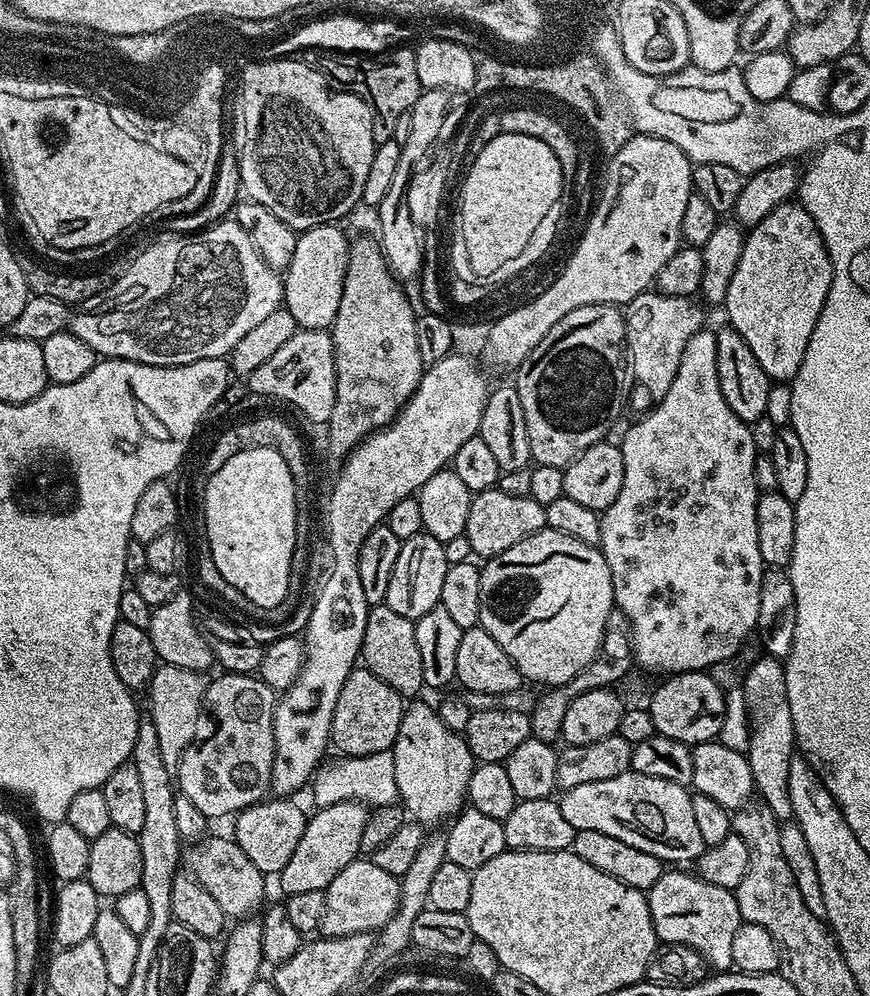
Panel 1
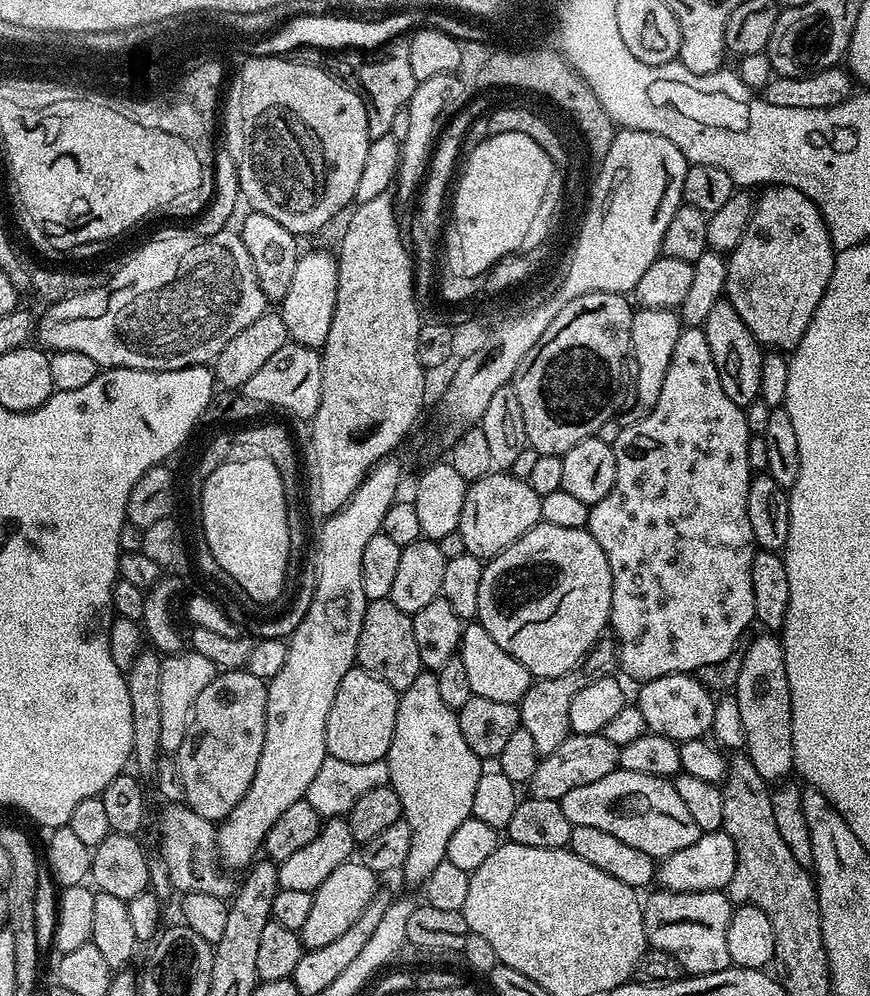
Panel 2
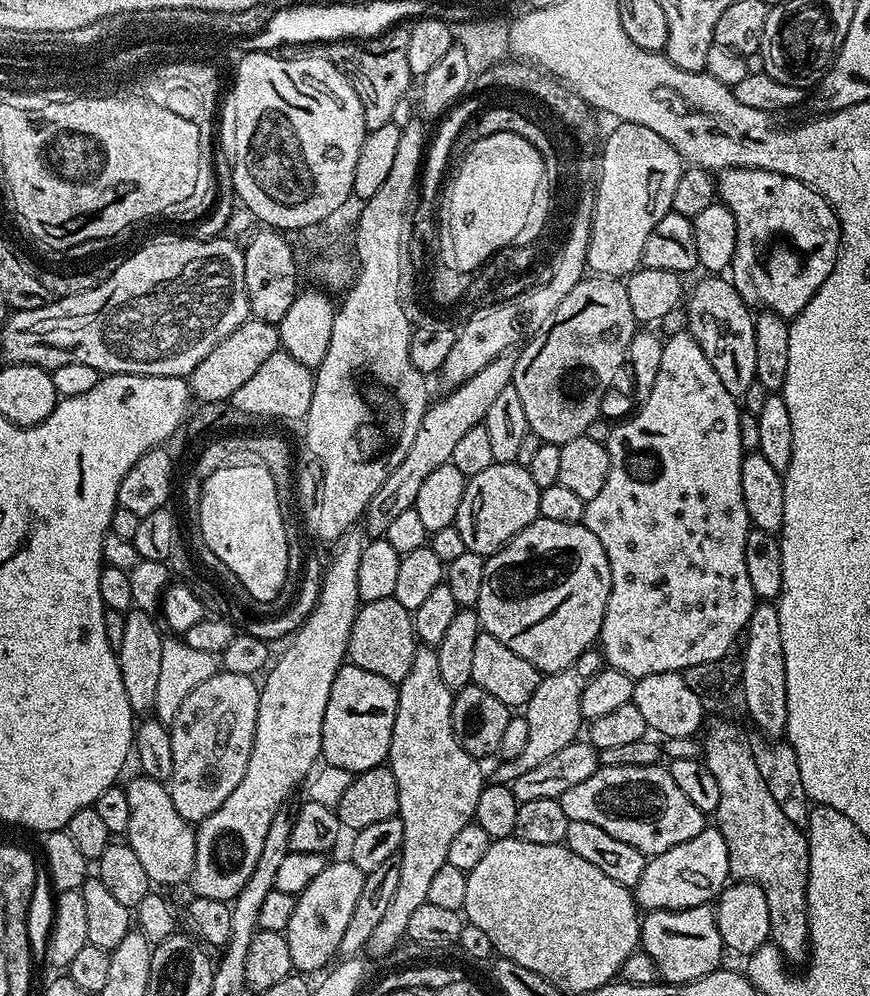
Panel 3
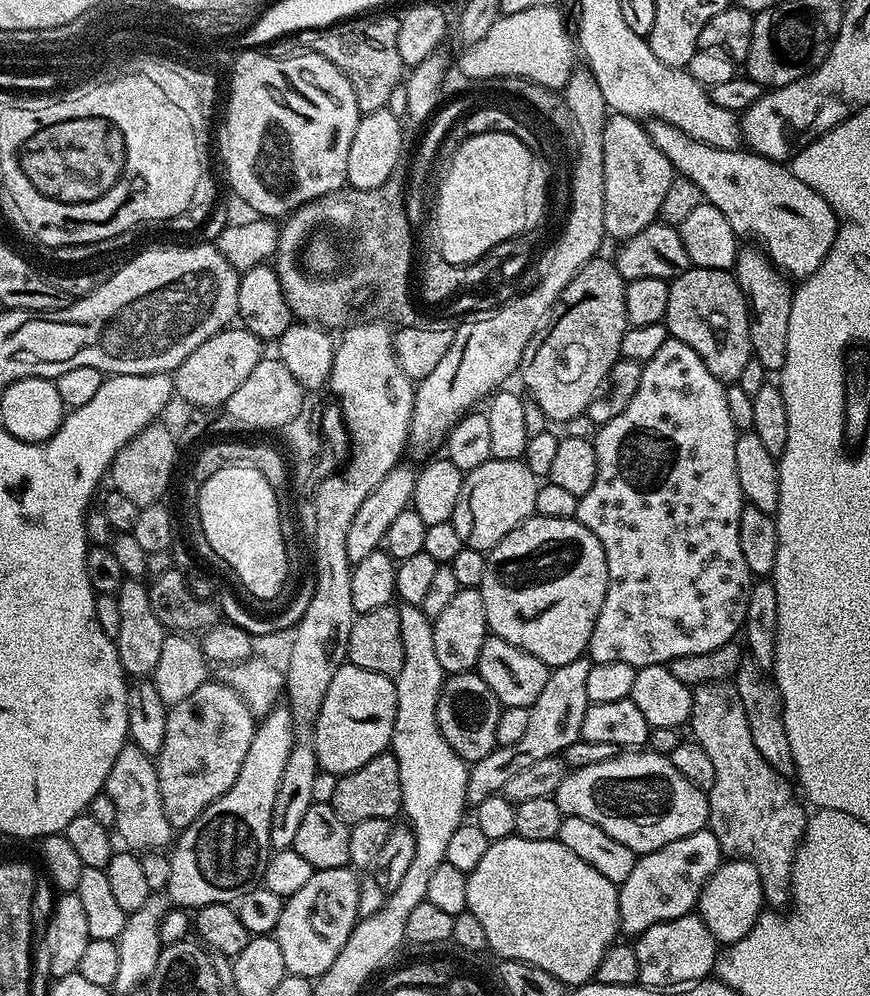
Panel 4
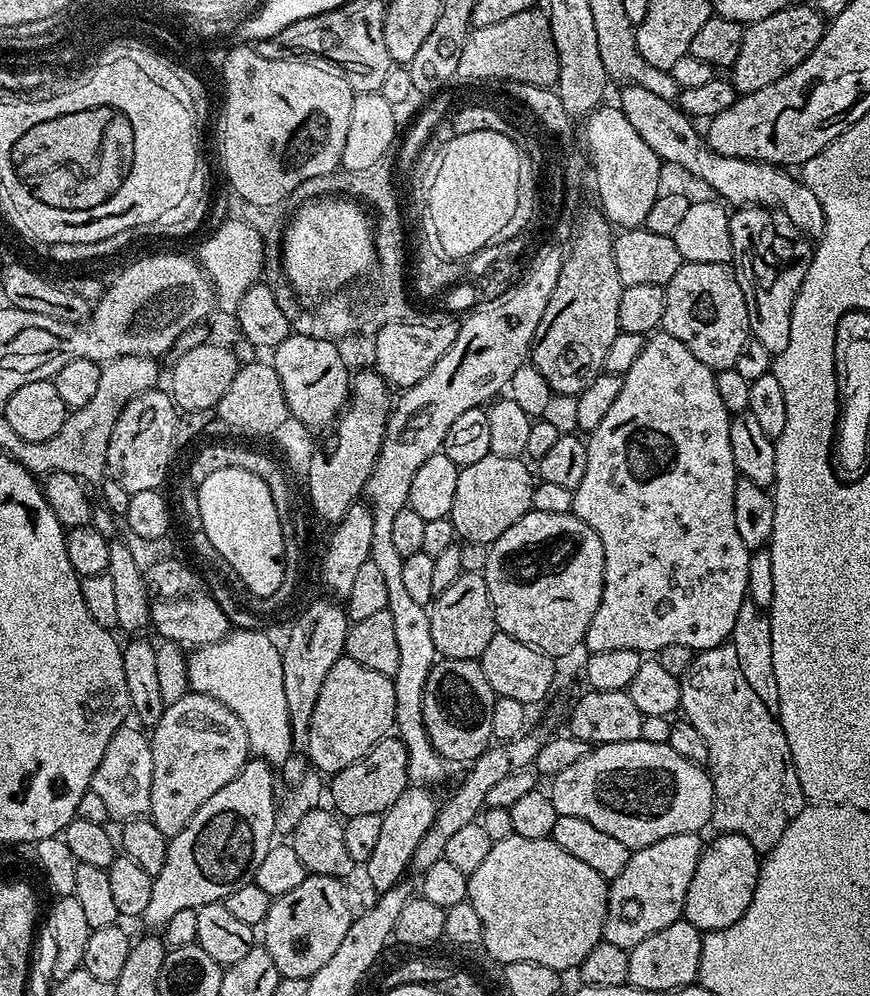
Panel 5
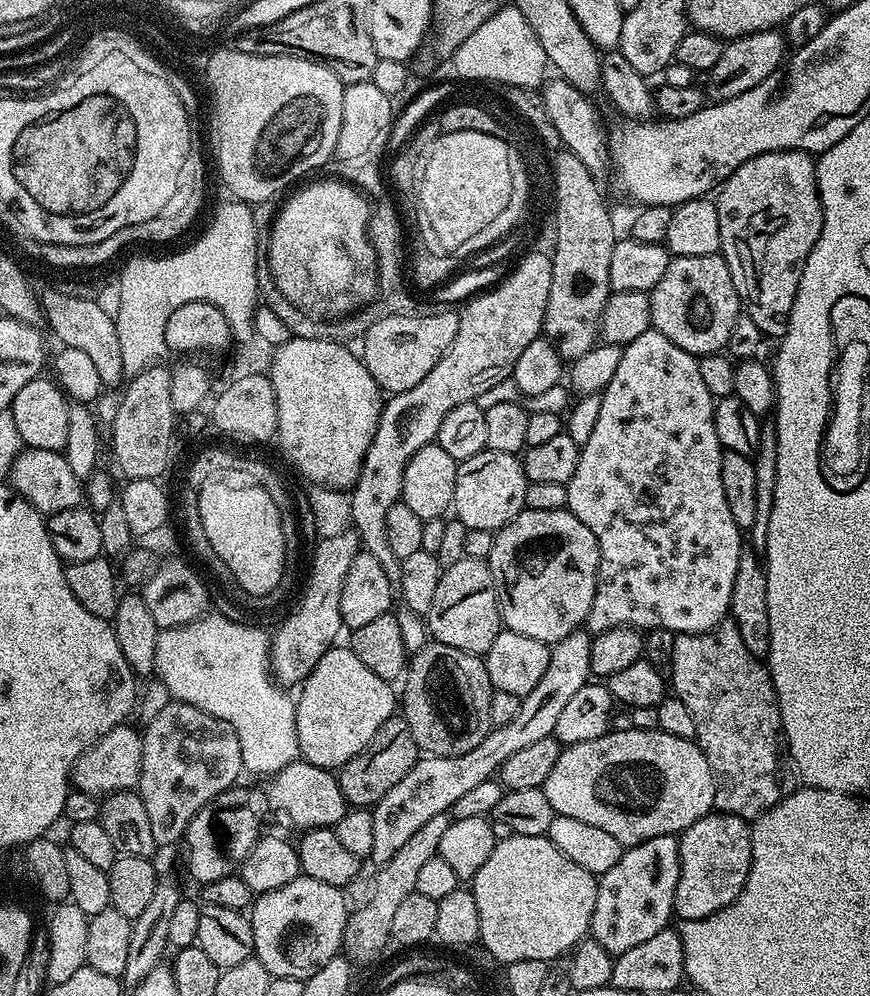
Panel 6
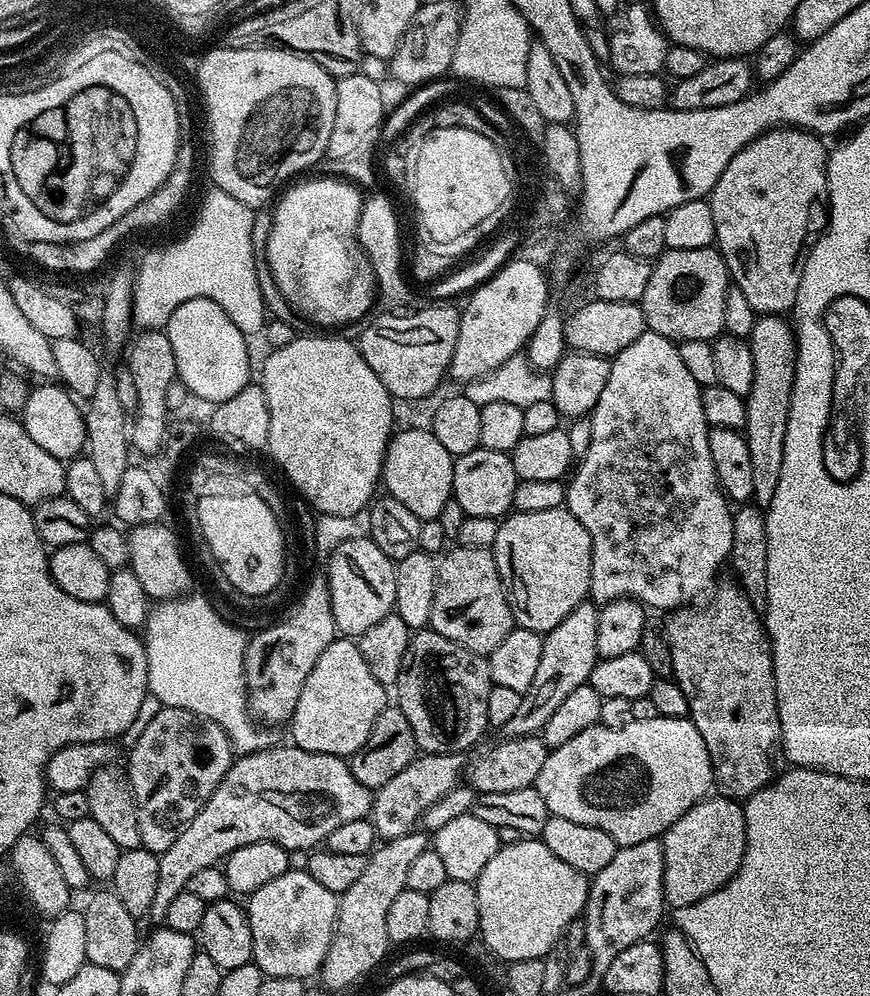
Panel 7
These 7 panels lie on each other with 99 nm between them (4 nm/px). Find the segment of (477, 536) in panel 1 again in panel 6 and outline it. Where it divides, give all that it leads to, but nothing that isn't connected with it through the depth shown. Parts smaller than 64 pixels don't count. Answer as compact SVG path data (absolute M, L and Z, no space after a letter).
M487 447L483 452L474 454L474 458L457 463L451 511L468 530L486 530L495 534L524 511L528 486L524 465L516 456Z

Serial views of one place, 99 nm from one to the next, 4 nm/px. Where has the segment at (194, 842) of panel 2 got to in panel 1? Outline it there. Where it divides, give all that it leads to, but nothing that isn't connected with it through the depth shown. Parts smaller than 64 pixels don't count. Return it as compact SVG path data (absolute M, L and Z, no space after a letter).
M212 834L205 839L198 840L183 853L182 864L187 875L193 876L202 886L202 890L206 890L218 901L218 906L222 906L225 917L247 917L255 913L252 911L256 907L259 909L265 903L265 873L260 872L258 866L254 866L254 862L246 858L246 854L242 854L242 846L238 846L235 839L228 837L227 840L224 836Z

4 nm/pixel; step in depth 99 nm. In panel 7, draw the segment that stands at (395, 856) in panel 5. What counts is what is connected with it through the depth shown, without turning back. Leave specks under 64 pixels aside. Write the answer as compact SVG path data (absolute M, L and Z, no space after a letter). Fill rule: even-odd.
M591 602L574 606L574 610L570 614L566 614L566 618L562 618L562 622L558 622L558 626L554 626L554 630L546 633L542 642L542 659L539 660L538 670L534 673L534 682L530 682L528 691L523 693L522 706L518 706L514 718L510 722L506 722L506 726L502 730L505 737L534 736L543 733L546 722L550 722L550 714L554 714L554 710L558 710L558 705L571 692L578 690L578 686L589 683L591 671L594 670L598 661L596 654L597 642L598 608L597 605ZM420 754L402 770L402 774L394 774L386 786L375 789L372 797L370 819L376 827L377 837L387 842L415 829L420 817L426 809L434 806L438 798L442 798L451 788L457 787L462 780L462 760L456 754L438 756L435 754Z

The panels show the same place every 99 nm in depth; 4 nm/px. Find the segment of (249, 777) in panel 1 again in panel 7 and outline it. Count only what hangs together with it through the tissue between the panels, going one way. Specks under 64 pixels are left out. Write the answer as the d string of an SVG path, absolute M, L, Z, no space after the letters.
M161 706L158 715L146 725L146 730L142 730L142 734L138 738L138 742L134 742L128 749L128 764L126 763L126 771L128 773L128 784L132 788L133 794L136 796L136 809L138 810L138 834L143 848L155 852L157 854L170 850L170 846L174 842L174 838L178 838L180 830L189 824L194 818L194 814L198 814L198 810L208 801L210 794L214 794L214 790L222 782L222 778L230 770L234 753L232 744L228 741L228 735L222 730L222 726L218 726L218 722L210 722L202 719L198 714L194 714L190 710L182 710L181 708L166 708Z

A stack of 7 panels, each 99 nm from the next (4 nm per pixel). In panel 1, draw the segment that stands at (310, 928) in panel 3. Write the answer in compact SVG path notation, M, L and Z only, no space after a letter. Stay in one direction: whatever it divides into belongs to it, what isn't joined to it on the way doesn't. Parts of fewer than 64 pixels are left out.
M357 858L354 862L350 862L350 866L346 866L346 870L342 870L342 874L338 874L338 878L334 878L334 882L330 882L330 886L324 889L324 893L326 894L326 906L322 914L320 932L325 937L353 936L359 932L375 933L384 928L386 922L390 922L390 918L398 910L400 881L397 877L386 874L386 870L374 866L372 859Z

